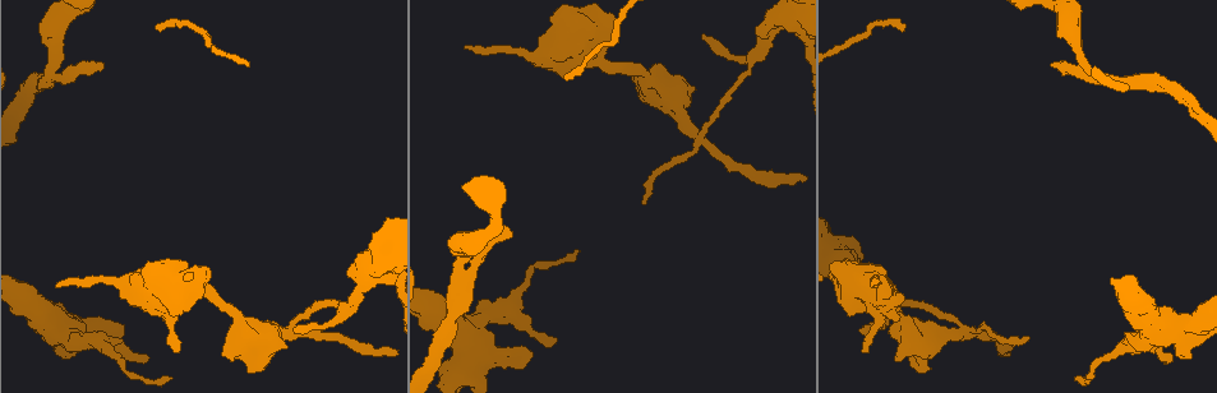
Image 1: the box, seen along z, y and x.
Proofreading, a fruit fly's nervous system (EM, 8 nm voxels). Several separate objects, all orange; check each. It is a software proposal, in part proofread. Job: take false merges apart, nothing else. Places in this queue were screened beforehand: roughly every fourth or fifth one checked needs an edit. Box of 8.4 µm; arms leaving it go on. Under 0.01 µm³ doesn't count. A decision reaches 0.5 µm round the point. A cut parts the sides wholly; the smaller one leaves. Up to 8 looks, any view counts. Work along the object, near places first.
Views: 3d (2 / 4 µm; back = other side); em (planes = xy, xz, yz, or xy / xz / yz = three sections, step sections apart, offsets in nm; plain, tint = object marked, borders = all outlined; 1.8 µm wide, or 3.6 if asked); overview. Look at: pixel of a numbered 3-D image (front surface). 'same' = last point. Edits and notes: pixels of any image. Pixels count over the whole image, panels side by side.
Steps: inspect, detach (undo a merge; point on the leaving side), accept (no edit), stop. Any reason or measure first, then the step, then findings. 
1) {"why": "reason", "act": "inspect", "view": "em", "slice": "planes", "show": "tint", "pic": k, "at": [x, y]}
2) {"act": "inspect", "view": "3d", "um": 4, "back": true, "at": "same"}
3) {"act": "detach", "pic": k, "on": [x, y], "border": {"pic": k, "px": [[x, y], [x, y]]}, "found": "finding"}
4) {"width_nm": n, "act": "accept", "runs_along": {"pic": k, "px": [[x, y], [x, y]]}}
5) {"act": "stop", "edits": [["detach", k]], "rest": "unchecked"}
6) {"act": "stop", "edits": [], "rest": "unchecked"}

{"why": "sharp bend", "act": "inspect", "view": "3d", "um": 4, "pic": 1, "at": [866, 303]}

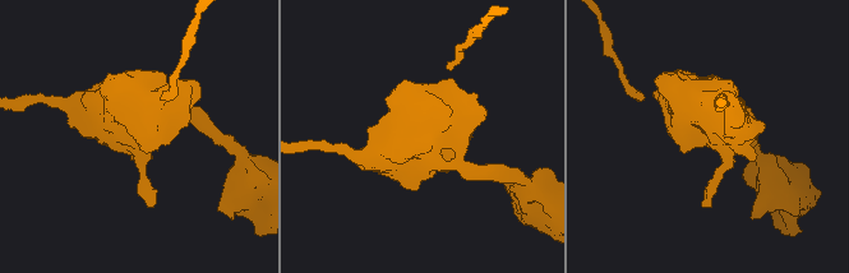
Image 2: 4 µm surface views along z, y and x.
{"act": "inspect", "view": "em", "um": 3.6, "slice": "planes", "show": "tint", "pic": 2, "at": [434, 138]}

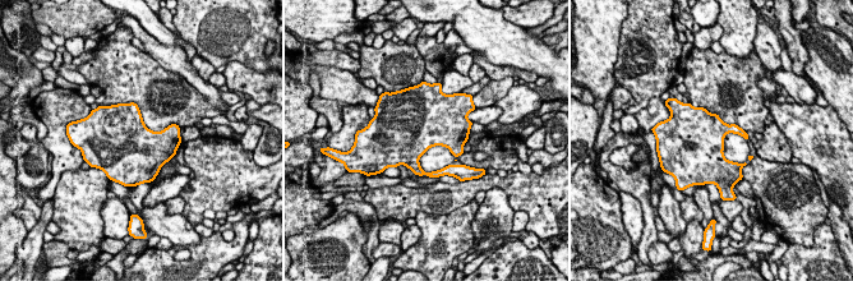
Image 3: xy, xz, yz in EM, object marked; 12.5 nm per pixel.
{"act": "accept", "found": "continuous, no second cell"}

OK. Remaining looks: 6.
{"why": "abrupt turn", "act": "inspect", "view": "3d", "um": 4, "pic": 1, "at": [699, 140]}

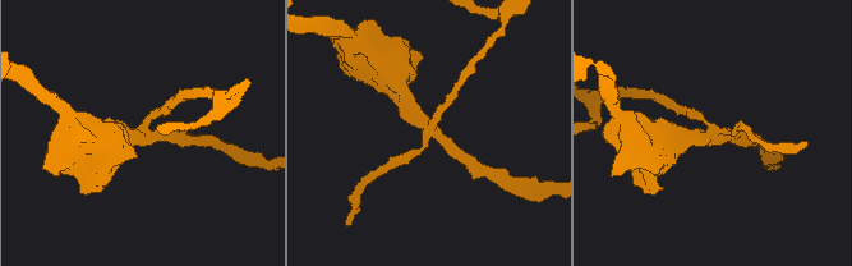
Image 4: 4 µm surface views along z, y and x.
{"arms": 4, "why": "need the tissue", "act": "inspect", "view": "em", "slice": "yz", "step": 4, "show": "tint", "pic": 4, "at": [430, 130]}

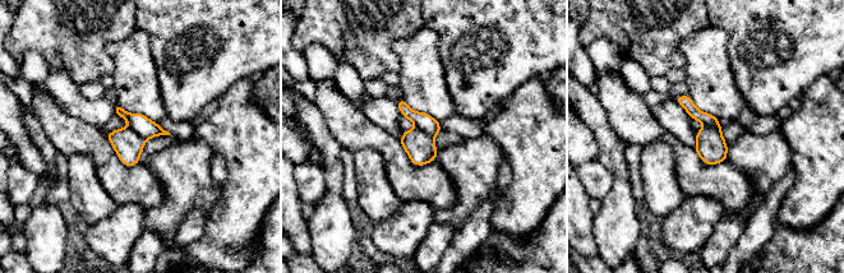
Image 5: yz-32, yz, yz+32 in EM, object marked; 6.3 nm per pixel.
{"act": "inspect", "view": "em", "slice": "xz", "step": 8, "show": "borders", "at": "same"}

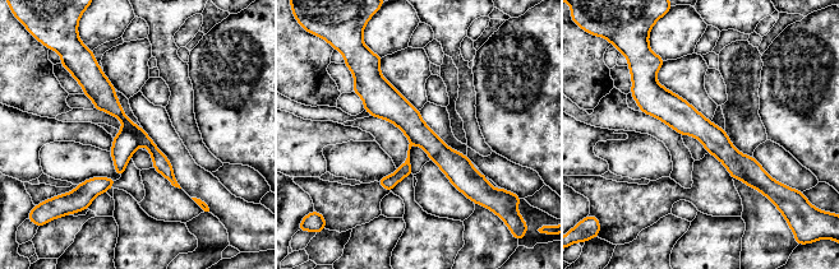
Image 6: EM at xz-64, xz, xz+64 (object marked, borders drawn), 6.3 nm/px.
{"width_nm": 160, "act": "detach", "pic": 6, "on": [125, 143], "border": {"pic": 6, "px": [[120, 130], [132, 133], [139, 145]]}, "found": "two cells meet here"}

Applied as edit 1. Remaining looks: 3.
{"why": "three arms meet", "act": "inspect", "view": "3d", "um": 2, "pic": 1, "at": [506, 310]}

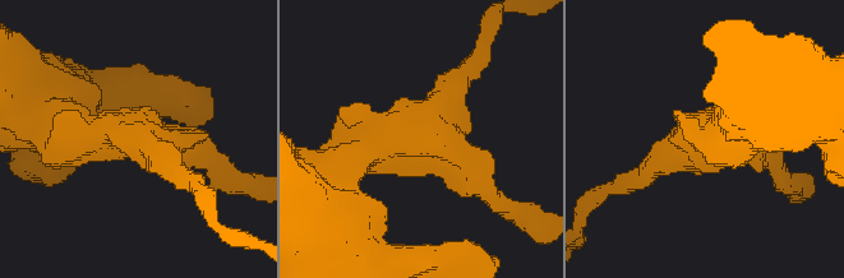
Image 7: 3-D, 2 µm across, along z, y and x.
{"arms": 3, "why": "need the tissue", "act": "inspect", "view": "em", "slice": "yz", "step": 16, "show": "tint", "pic": 7, "at": [418, 129]}

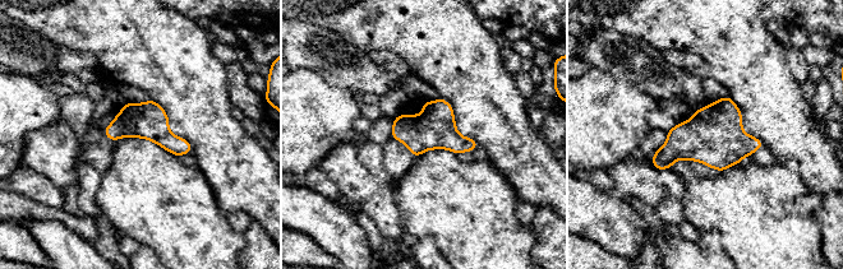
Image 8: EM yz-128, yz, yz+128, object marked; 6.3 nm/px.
{"act": "inspect", "view": "em", "slice": "planes", "show": "tint", "at": "same"}

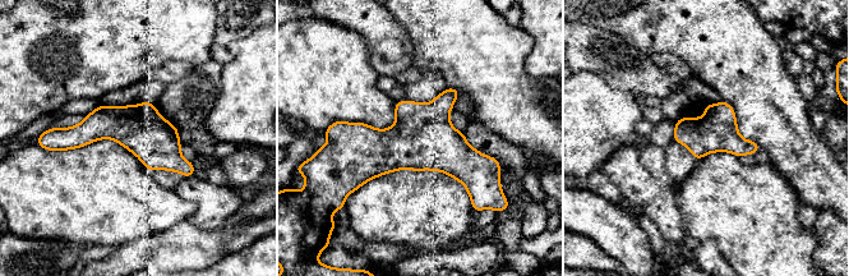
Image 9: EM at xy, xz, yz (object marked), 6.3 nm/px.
{"act": "accept", "runs_along": {"pic": 9, "px": [[58, 142], [141, 129], [190, 171]]}, "found": "continuous, no second cell"}

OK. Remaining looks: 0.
{"act": "stop", "edits": [["detach", 6]], "rest": "unchecked"}

